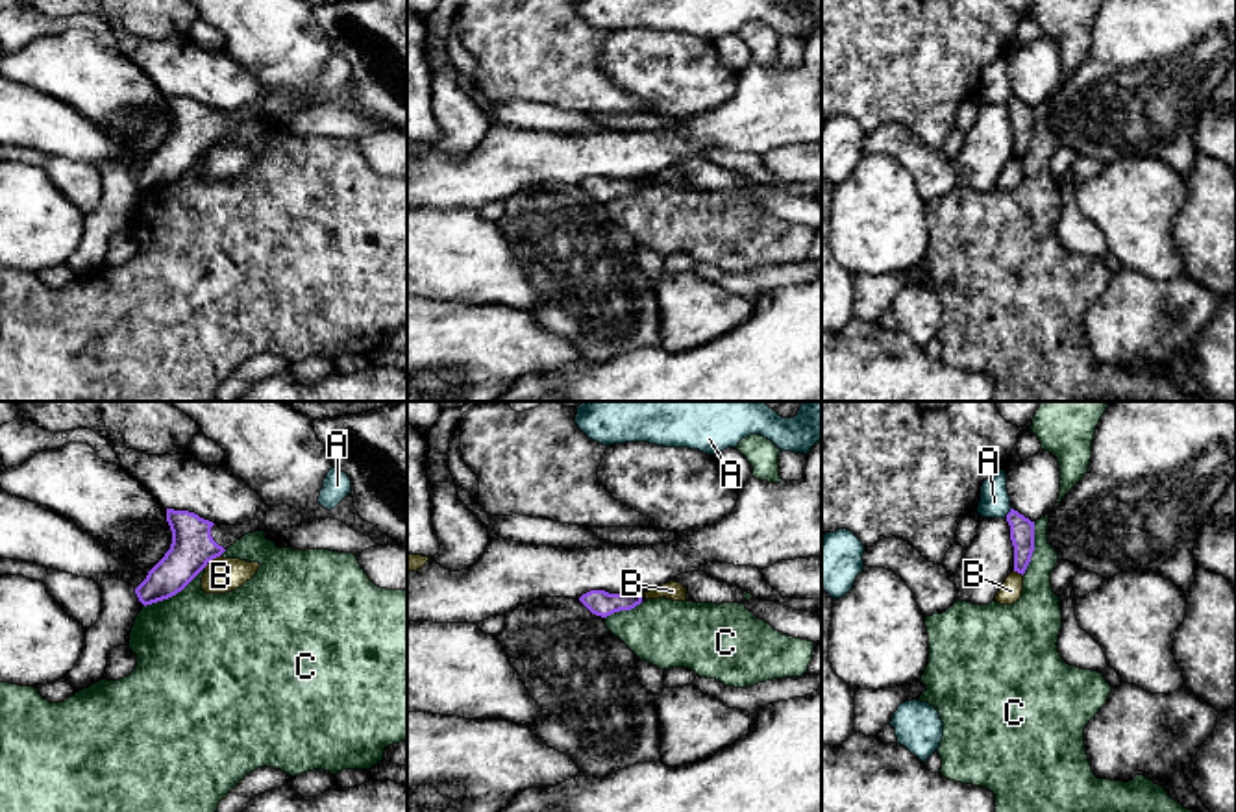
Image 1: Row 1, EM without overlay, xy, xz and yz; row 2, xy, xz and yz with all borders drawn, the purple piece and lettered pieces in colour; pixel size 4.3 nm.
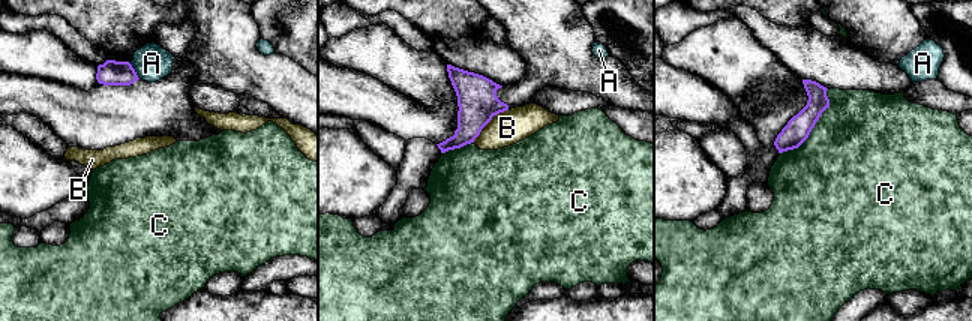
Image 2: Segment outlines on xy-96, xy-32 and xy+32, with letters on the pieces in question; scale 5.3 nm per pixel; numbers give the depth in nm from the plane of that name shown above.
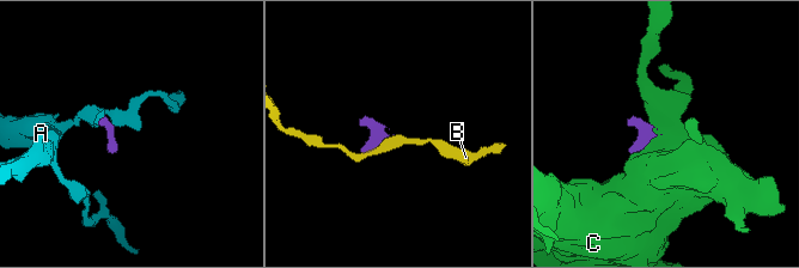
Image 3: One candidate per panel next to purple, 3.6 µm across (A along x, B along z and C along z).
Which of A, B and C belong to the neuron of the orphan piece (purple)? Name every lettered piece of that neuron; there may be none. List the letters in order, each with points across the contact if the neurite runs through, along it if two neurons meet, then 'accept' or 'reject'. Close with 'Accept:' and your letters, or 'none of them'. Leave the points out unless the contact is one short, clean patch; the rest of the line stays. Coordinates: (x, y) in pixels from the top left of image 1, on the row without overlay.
A: along yz (1011, 93), (1005, 102) | reject
B: along xy (219, 141), (204, 152) | reject
C: along xy (204, 152), (180, 176), (145, 193) | reject
Accept: none of them

